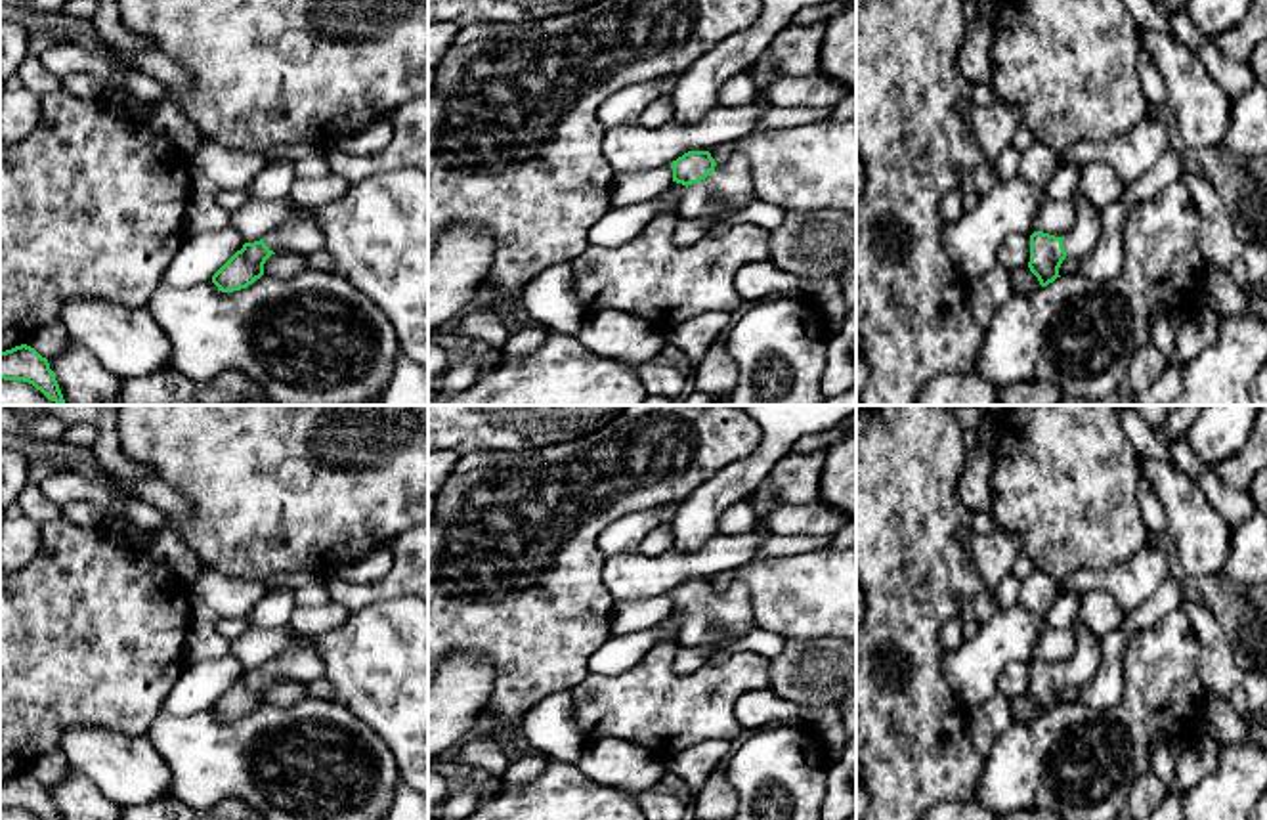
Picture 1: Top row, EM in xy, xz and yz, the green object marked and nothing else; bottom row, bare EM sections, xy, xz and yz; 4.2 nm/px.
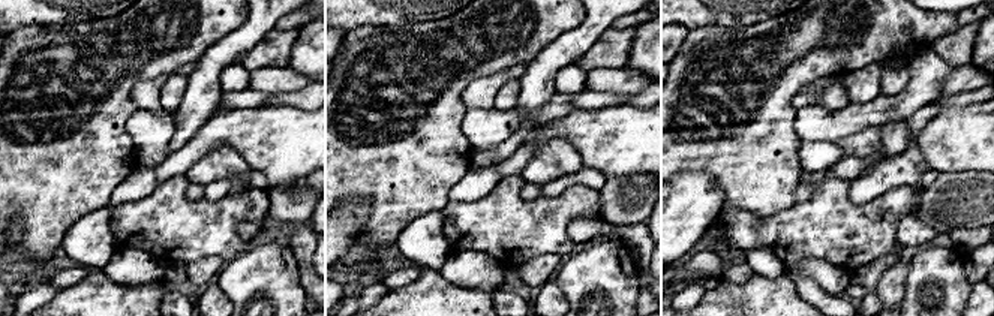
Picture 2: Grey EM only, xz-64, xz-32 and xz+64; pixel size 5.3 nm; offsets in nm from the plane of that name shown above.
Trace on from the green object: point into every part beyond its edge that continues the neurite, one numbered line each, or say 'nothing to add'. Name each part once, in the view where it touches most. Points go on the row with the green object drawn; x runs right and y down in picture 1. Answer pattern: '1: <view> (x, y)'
1: xz (729, 188)

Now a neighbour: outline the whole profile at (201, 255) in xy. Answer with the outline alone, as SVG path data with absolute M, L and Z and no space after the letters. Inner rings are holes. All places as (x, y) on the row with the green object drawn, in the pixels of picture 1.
M231 226L214 231L187 229L183 243L162 275L164 287L189 287L210 281L212 275L243 248L243 239Z

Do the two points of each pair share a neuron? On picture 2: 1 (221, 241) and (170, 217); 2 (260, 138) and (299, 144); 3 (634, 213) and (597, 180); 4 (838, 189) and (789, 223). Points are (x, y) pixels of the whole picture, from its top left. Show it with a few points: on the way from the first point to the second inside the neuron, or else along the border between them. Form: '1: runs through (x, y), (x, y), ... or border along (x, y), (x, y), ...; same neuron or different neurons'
1: runs through (209, 229), (182, 229); same neuron
2: runs through (269, 138), (290, 143); same neuron
3: border along (606, 180), (598, 190); different neurons
4: runs through (826, 201), (801, 223); same neuron

